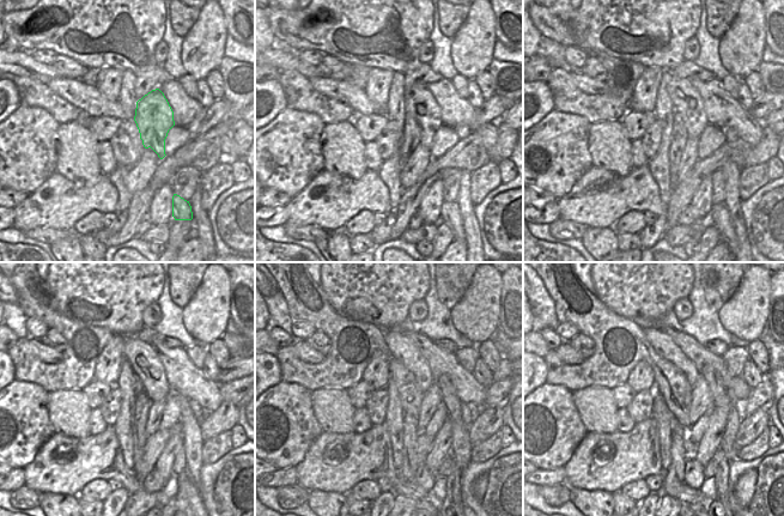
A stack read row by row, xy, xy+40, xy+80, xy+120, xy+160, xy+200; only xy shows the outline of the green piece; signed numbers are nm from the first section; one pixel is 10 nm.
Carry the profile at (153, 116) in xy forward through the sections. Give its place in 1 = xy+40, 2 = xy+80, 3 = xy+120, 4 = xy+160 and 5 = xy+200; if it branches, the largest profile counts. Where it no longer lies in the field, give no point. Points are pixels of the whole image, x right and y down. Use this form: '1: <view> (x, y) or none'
1: xy+40 (423, 116)
2: xy+80 (688, 121)
3: xy+120 (146, 364)
4: xy+160 (400, 346)
5: xy+200 (661, 343)

